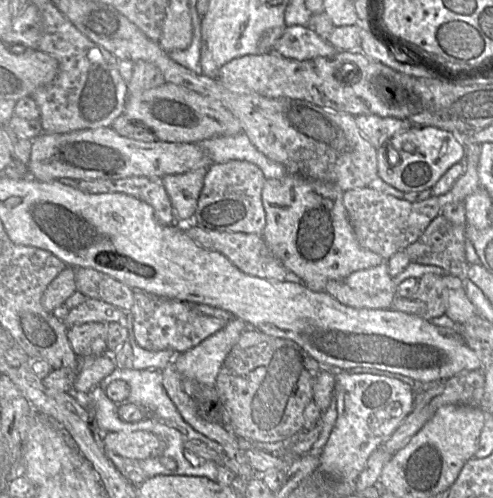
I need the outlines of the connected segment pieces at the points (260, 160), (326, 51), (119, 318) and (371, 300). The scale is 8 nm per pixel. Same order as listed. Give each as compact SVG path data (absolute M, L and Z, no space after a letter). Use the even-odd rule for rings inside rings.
M244 132L233 136L212 137L197 145L211 163L225 163L232 160L247 161L258 166L265 179L279 179L287 173L282 164L269 159L258 151Z
M294 25L285 28L273 50L281 56L298 61L316 57L333 56L337 50L306 26Z
M87 298L82 304L70 310L63 323L70 329L89 322L123 323L128 313L102 300Z
M387 262L351 273L343 279L329 280L323 292L354 308L389 309L397 286L388 273Z

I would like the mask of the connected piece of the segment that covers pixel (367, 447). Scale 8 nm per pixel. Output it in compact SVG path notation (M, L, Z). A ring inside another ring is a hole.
M334 370L337 421L320 457L324 474L355 482L369 457L400 427L414 407L415 392L405 382L367 373Z

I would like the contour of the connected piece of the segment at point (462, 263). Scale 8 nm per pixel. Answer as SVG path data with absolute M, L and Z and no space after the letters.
M439 214L404 251L411 262L439 266L446 274L466 278L470 264L465 252L465 227Z

